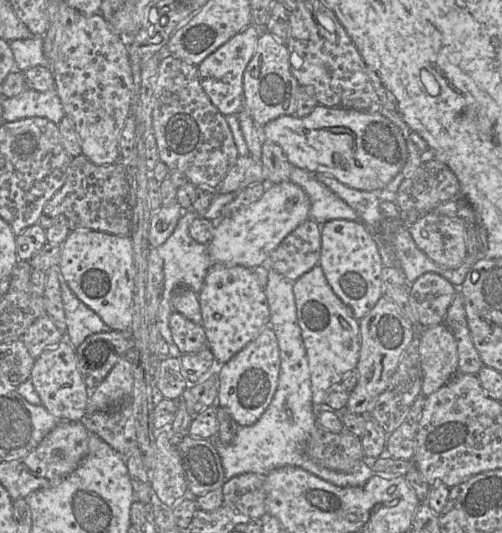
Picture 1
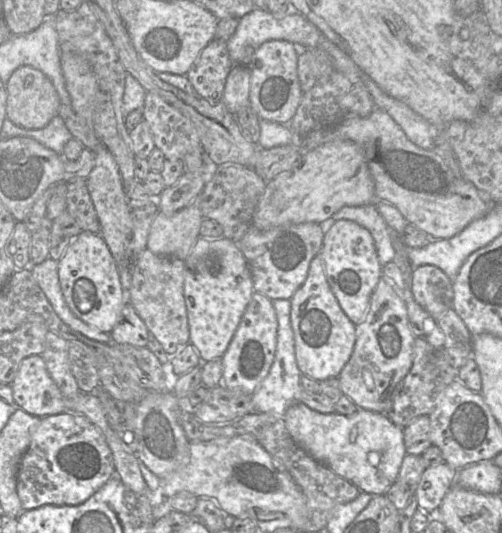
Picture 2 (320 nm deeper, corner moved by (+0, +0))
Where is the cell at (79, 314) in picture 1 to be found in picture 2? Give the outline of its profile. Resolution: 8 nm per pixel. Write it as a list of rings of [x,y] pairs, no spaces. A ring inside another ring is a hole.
[[[48,257],[42,263],[30,265],[34,279],[41,287],[58,316],[73,330],[102,343],[113,343],[110,333],[105,333],[78,318],[69,308],[62,292],[58,261]]]

